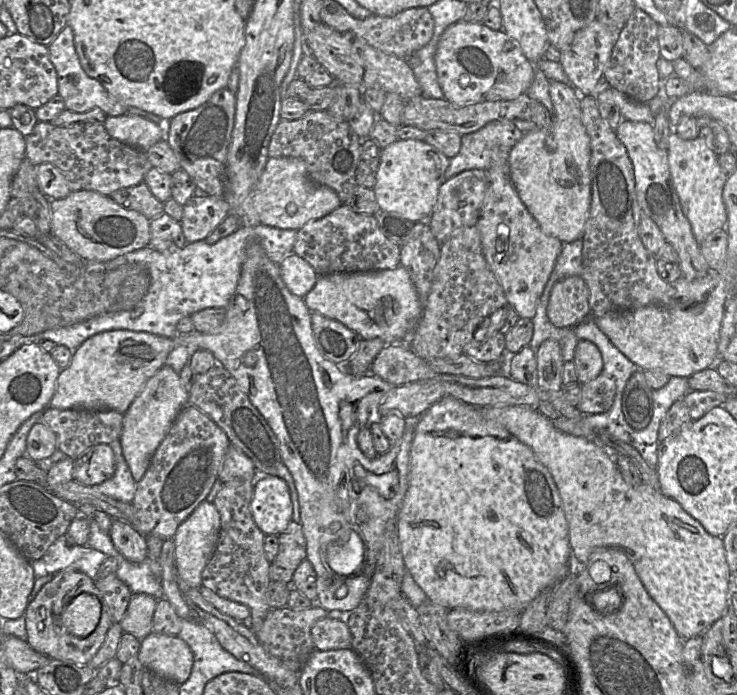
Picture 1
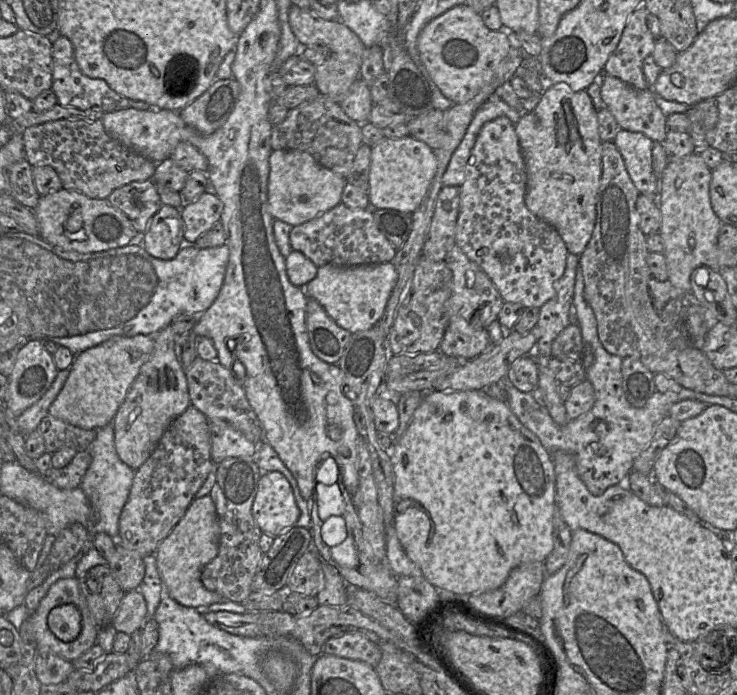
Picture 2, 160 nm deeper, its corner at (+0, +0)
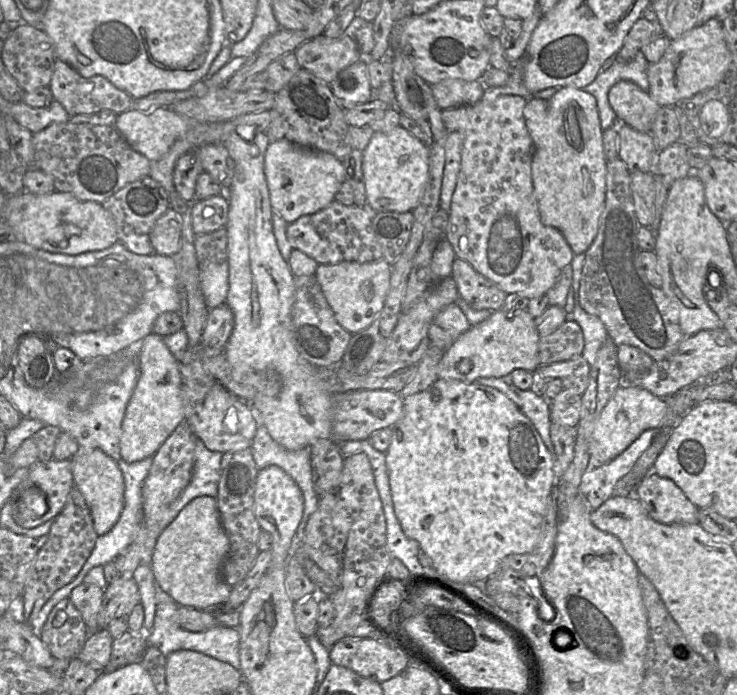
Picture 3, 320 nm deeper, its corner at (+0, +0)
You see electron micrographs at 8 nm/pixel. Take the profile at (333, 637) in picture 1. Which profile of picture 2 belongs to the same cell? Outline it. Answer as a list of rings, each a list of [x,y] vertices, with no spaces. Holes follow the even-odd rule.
[[[344,633],[325,641],[322,655],[332,655],[349,660],[365,662],[375,668],[381,660],[382,651],[361,633]]]

